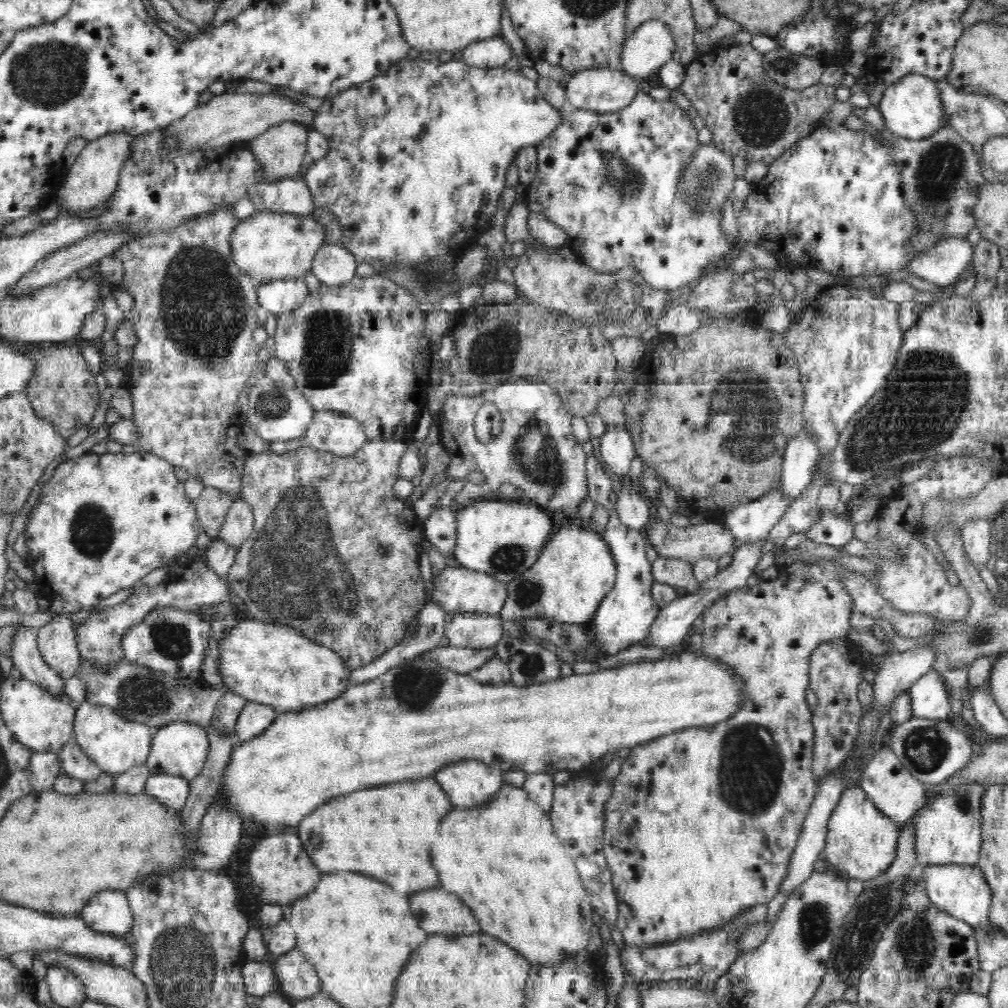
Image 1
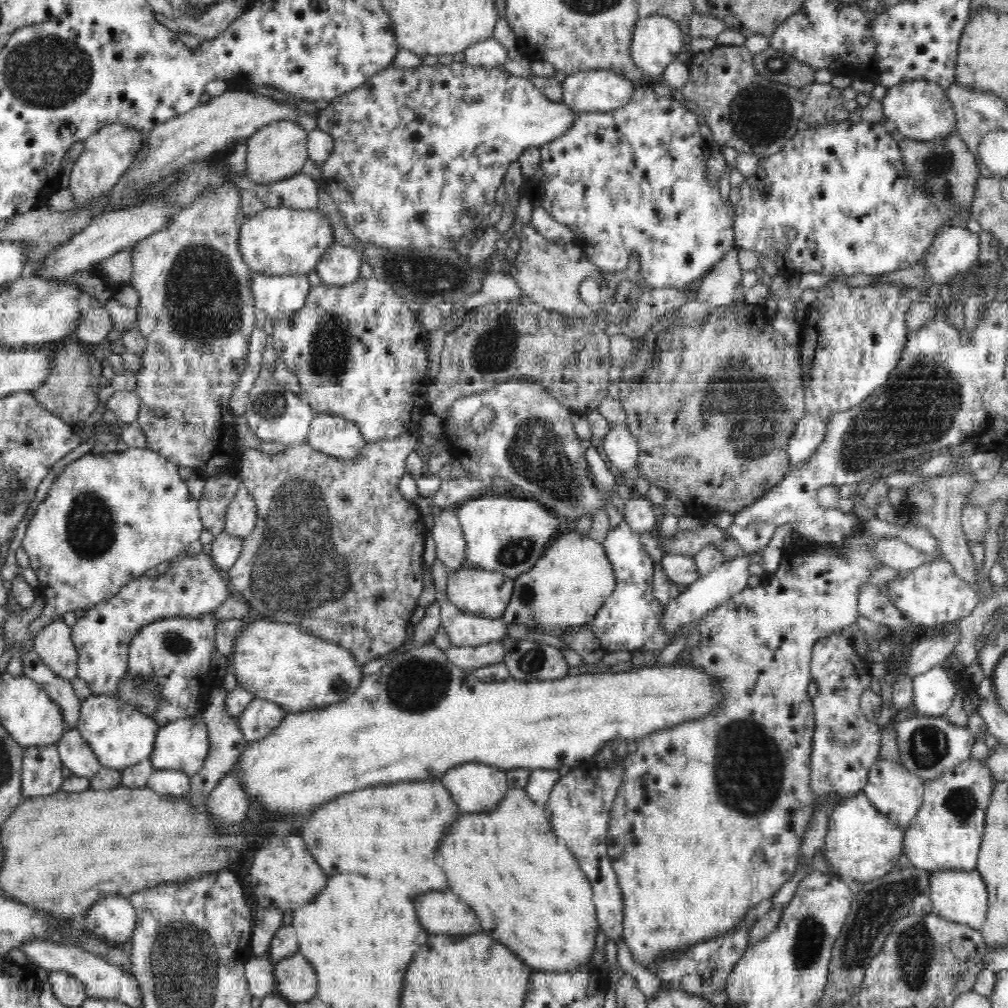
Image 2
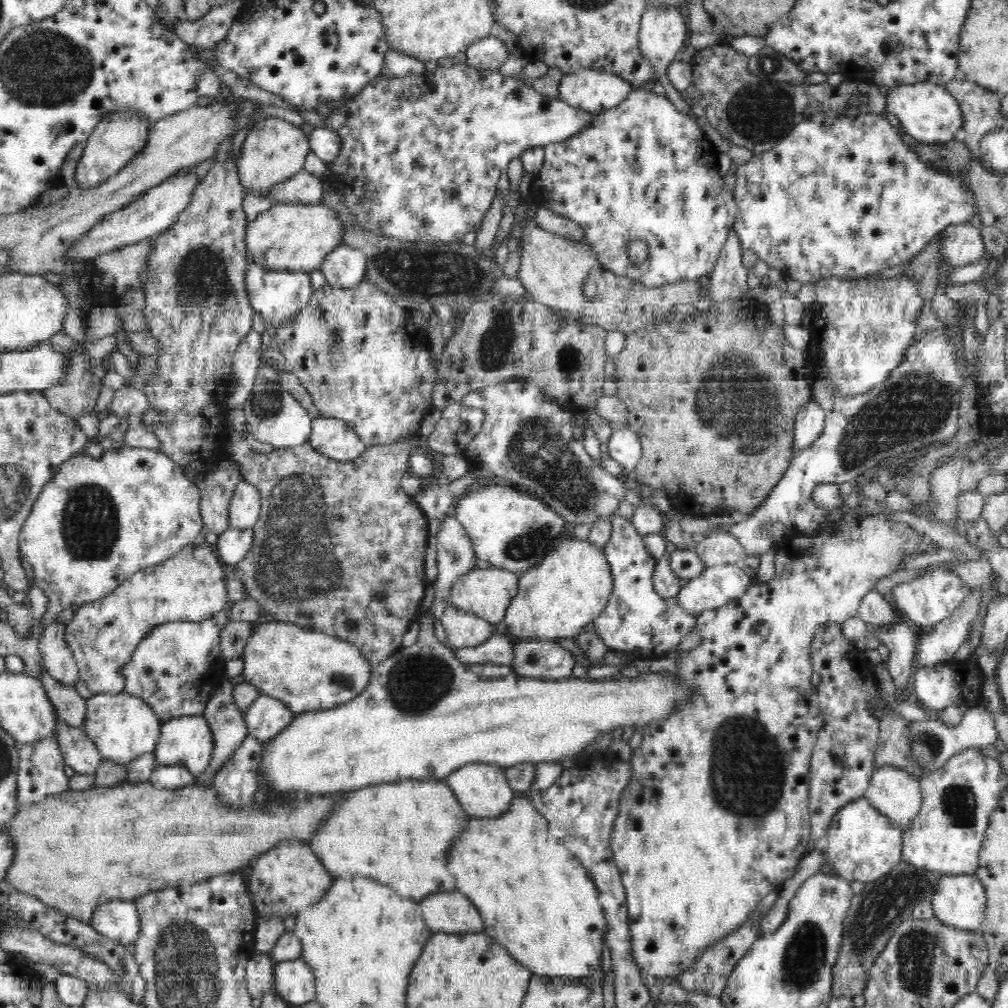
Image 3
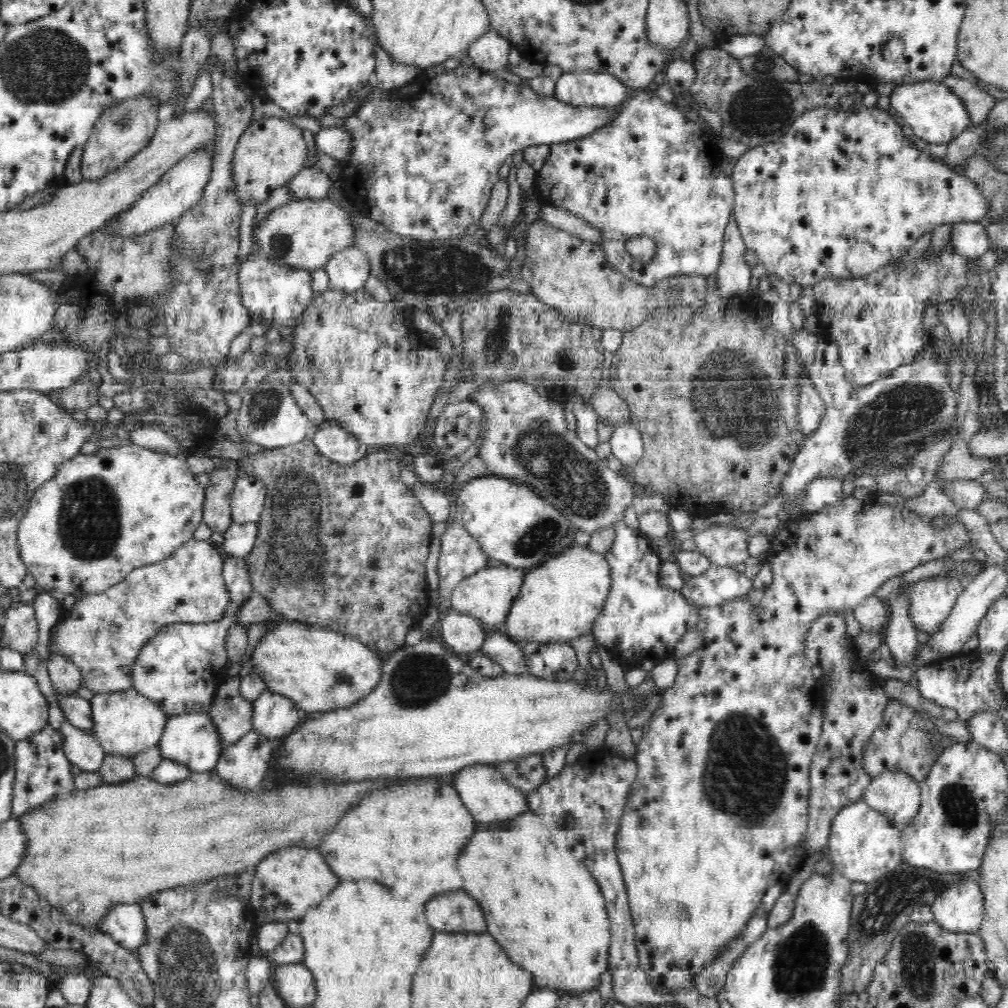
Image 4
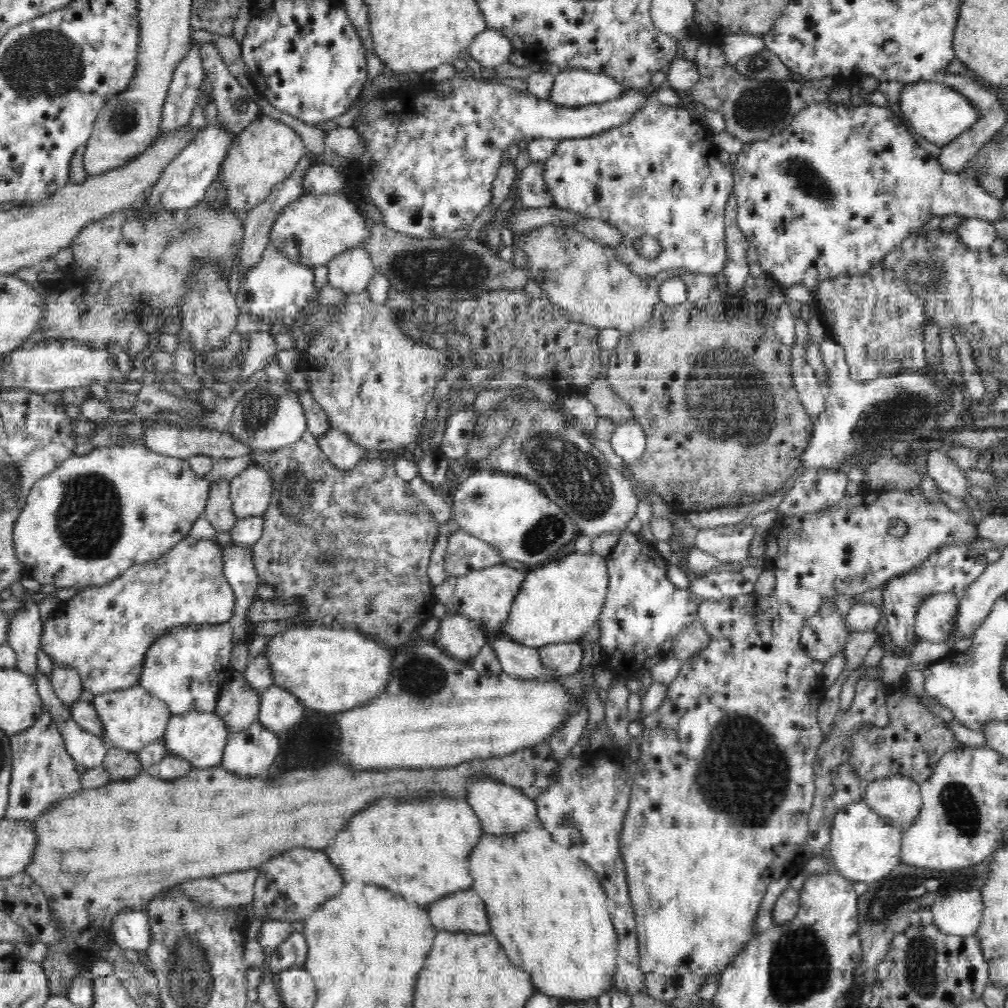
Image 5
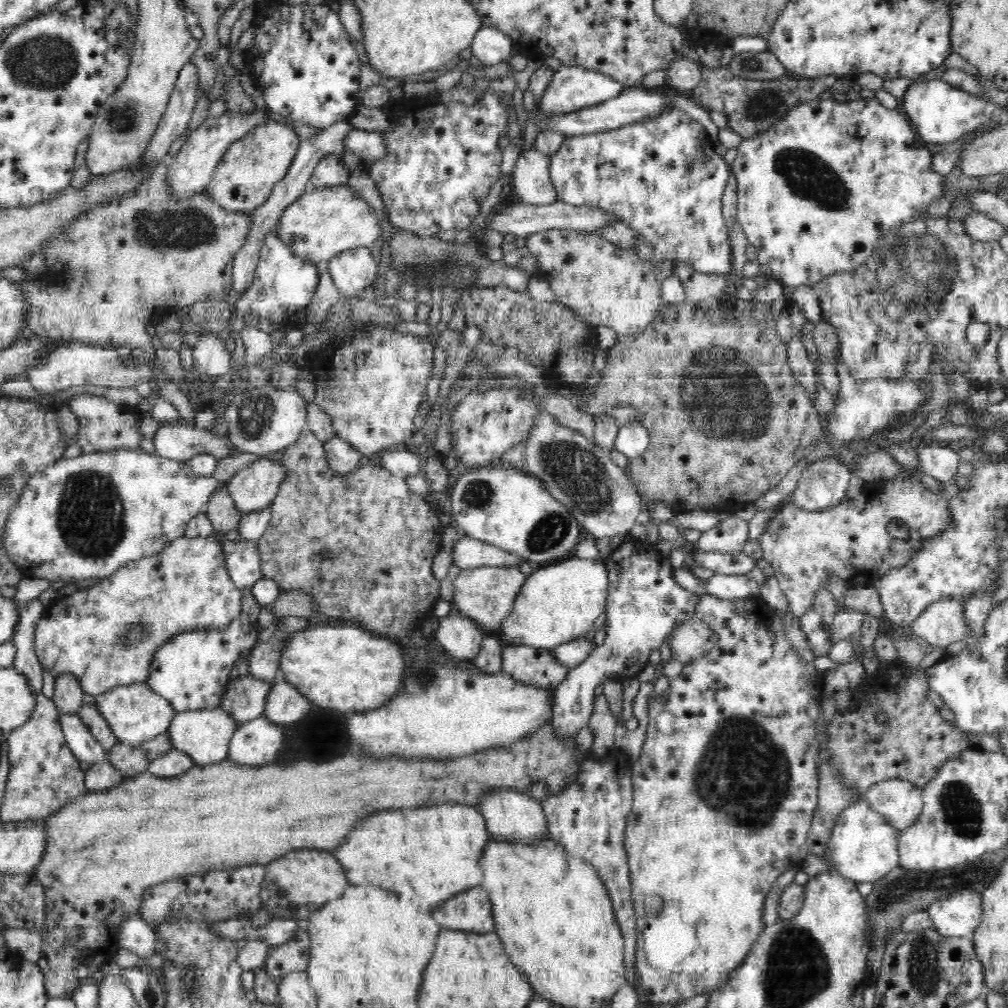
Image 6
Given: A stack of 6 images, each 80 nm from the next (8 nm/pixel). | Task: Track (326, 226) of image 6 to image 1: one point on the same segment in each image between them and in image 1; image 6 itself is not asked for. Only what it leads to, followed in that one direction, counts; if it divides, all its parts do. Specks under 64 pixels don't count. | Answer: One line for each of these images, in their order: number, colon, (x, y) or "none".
1: (267, 245)
2: (275, 241)
3: (296, 237)
4: (304, 234)
5: (312, 230)

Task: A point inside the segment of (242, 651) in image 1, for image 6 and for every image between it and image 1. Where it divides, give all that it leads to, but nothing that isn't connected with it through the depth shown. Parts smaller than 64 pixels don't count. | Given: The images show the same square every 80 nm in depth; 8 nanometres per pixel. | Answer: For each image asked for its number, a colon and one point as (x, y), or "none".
2: (275, 661)
3: (308, 670)
4: (320, 670)
5: (327, 668)
6: (339, 667)

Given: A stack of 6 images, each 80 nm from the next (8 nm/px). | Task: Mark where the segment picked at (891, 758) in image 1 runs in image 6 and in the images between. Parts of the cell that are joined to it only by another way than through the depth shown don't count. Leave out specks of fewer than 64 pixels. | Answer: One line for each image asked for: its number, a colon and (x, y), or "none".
2: (896, 792)
3: (895, 793)
4: (897, 795)
5: (896, 797)
6: (899, 802)

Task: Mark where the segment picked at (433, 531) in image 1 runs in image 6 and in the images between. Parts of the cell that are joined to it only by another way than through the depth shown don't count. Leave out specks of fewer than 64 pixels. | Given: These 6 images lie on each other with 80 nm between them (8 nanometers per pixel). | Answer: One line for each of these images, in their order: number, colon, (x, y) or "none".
2: (446, 531)
3: (455, 554)
4: (460, 556)
5: (465, 553)
6: (467, 553)

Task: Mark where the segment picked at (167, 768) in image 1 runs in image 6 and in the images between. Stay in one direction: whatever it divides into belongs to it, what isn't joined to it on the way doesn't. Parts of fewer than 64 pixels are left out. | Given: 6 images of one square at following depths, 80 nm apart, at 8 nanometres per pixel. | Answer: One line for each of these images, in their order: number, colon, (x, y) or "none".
2: (183, 744)
3: (187, 741)
4: (193, 739)
5: (200, 737)
6: (205, 734)

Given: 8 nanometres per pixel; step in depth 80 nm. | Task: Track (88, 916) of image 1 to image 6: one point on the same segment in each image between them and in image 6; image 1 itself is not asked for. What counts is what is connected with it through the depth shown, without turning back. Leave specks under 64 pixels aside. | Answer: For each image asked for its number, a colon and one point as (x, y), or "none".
2: (113, 918)
3: (118, 920)
4: (126, 925)
5: (131, 930)
6: (135, 935)

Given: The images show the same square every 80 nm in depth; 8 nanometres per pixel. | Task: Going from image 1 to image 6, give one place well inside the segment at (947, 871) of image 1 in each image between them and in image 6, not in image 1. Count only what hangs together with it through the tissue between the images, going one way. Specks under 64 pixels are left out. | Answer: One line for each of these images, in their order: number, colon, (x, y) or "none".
2: (959, 896)
3: (959, 901)
4: (960, 908)
5: (960, 913)
6: (958, 915)

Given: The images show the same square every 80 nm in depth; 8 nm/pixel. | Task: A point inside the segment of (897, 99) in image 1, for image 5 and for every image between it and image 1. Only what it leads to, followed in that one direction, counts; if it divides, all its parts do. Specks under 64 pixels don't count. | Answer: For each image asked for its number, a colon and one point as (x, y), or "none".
2: (920, 110)
3: (928, 113)
4: (936, 115)
5: (937, 112)

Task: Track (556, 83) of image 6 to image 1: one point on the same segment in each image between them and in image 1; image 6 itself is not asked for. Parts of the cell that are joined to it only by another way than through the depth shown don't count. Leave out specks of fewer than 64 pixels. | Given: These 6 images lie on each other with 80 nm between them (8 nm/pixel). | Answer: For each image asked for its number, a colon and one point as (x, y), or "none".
1: (602, 90)
2: (588, 90)
3: (595, 91)
4: (579, 88)
5: (572, 88)

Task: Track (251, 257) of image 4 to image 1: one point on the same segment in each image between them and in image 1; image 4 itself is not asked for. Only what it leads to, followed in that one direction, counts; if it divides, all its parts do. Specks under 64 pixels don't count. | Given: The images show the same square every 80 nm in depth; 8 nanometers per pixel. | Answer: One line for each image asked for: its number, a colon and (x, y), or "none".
1: (278, 296)
2: (279, 296)
3: (278, 295)

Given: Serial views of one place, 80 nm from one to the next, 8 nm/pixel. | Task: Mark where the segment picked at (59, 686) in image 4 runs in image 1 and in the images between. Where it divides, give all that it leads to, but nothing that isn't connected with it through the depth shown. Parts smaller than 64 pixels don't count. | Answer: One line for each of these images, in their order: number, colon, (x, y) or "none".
1: (56, 641)
2: (53, 643)
3: (58, 661)

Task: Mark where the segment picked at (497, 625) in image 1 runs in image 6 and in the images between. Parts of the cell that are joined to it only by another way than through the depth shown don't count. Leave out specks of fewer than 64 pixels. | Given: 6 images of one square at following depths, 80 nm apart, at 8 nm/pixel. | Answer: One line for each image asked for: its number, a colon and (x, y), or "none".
2: (464, 629)
3: (463, 629)
4: (462, 634)
5: (460, 637)
6: (458, 636)

